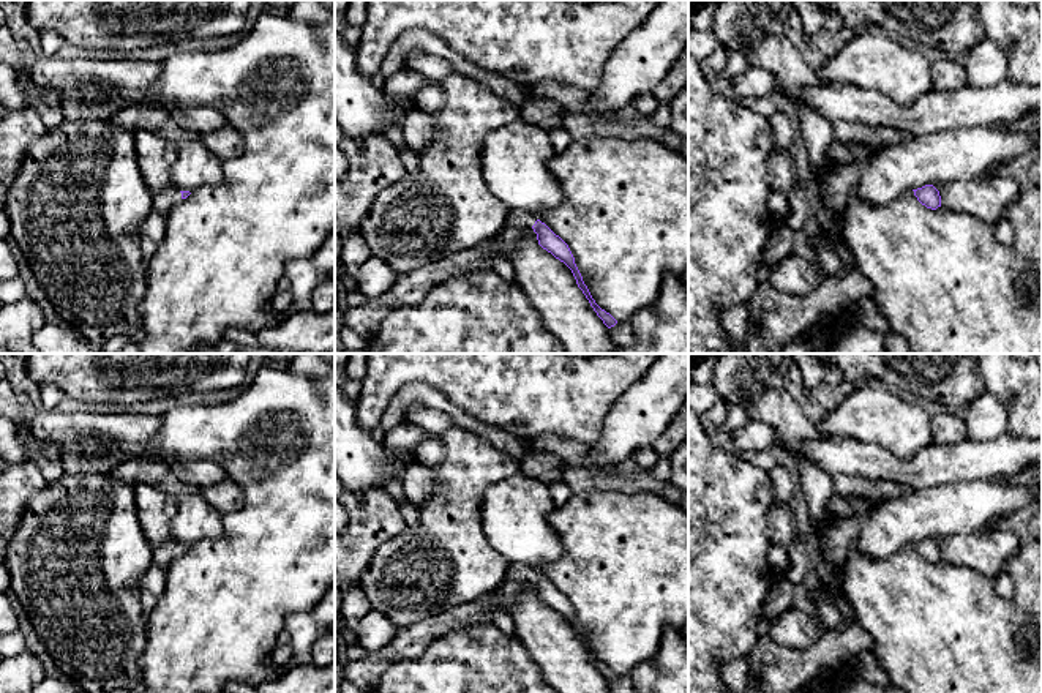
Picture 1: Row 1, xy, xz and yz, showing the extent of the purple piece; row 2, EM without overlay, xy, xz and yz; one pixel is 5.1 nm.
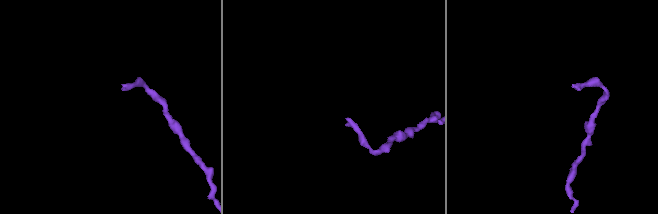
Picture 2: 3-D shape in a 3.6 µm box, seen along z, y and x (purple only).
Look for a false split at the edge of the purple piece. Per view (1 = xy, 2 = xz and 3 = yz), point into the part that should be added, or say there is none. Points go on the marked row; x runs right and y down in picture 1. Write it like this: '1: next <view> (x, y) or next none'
1: next xy (164, 201)
2: next xz (520, 220)
3: next none

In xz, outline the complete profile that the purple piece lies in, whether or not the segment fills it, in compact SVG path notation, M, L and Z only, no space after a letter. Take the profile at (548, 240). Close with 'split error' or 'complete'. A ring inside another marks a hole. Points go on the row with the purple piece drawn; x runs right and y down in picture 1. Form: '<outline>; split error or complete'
M508 212L508 224L518 227L518 229L526 229L526 230L534 230L537 234L538 245L551 253L556 259L564 262L573 273L578 287L583 290L586 298L589 300L590 306L597 313L597 316L603 320L603 324L611 328L617 324L617 320L602 309L595 300L592 298L587 286L583 281L583 276L575 264L575 257L568 248L568 245L556 235L545 223L537 219L535 216L524 213L524 212Z; split error

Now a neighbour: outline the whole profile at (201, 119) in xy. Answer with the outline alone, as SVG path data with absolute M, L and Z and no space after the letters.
M204 104L177 107L171 115L182 128L197 134L199 137L219 129L226 123L221 111Z

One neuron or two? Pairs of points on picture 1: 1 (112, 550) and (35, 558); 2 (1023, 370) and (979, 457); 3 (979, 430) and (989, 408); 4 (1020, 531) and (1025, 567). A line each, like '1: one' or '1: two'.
1: one
2: two
3: one
4: one

